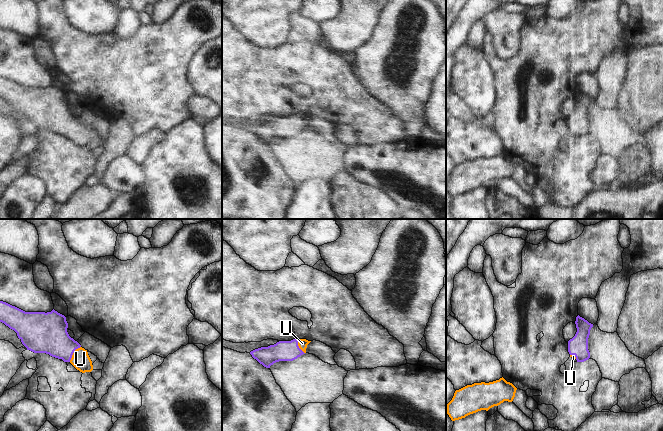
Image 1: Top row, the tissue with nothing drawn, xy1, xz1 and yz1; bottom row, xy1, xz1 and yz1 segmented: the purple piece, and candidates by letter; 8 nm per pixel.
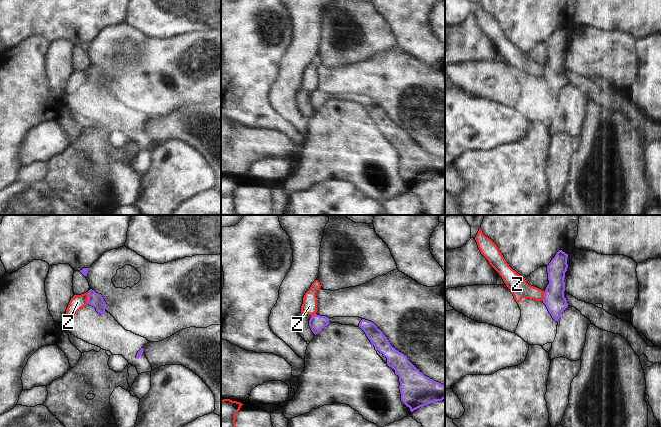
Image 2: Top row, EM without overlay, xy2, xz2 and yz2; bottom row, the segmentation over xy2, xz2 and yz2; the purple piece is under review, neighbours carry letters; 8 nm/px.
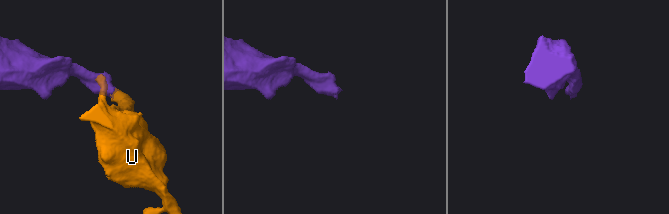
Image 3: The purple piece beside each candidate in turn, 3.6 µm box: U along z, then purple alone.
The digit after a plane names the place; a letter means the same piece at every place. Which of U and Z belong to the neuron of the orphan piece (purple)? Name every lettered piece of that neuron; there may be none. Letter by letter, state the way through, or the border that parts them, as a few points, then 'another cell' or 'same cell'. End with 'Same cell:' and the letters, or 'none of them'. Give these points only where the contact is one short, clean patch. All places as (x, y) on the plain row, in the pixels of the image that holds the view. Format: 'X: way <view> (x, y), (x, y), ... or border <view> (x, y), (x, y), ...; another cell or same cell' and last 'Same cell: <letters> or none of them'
U: way xy1 (48, 110), (58, 120), (73, 128), (80, 135); same cell
Z: border xy2 (89, 67), (86, 79); another cell
Same cell: U

